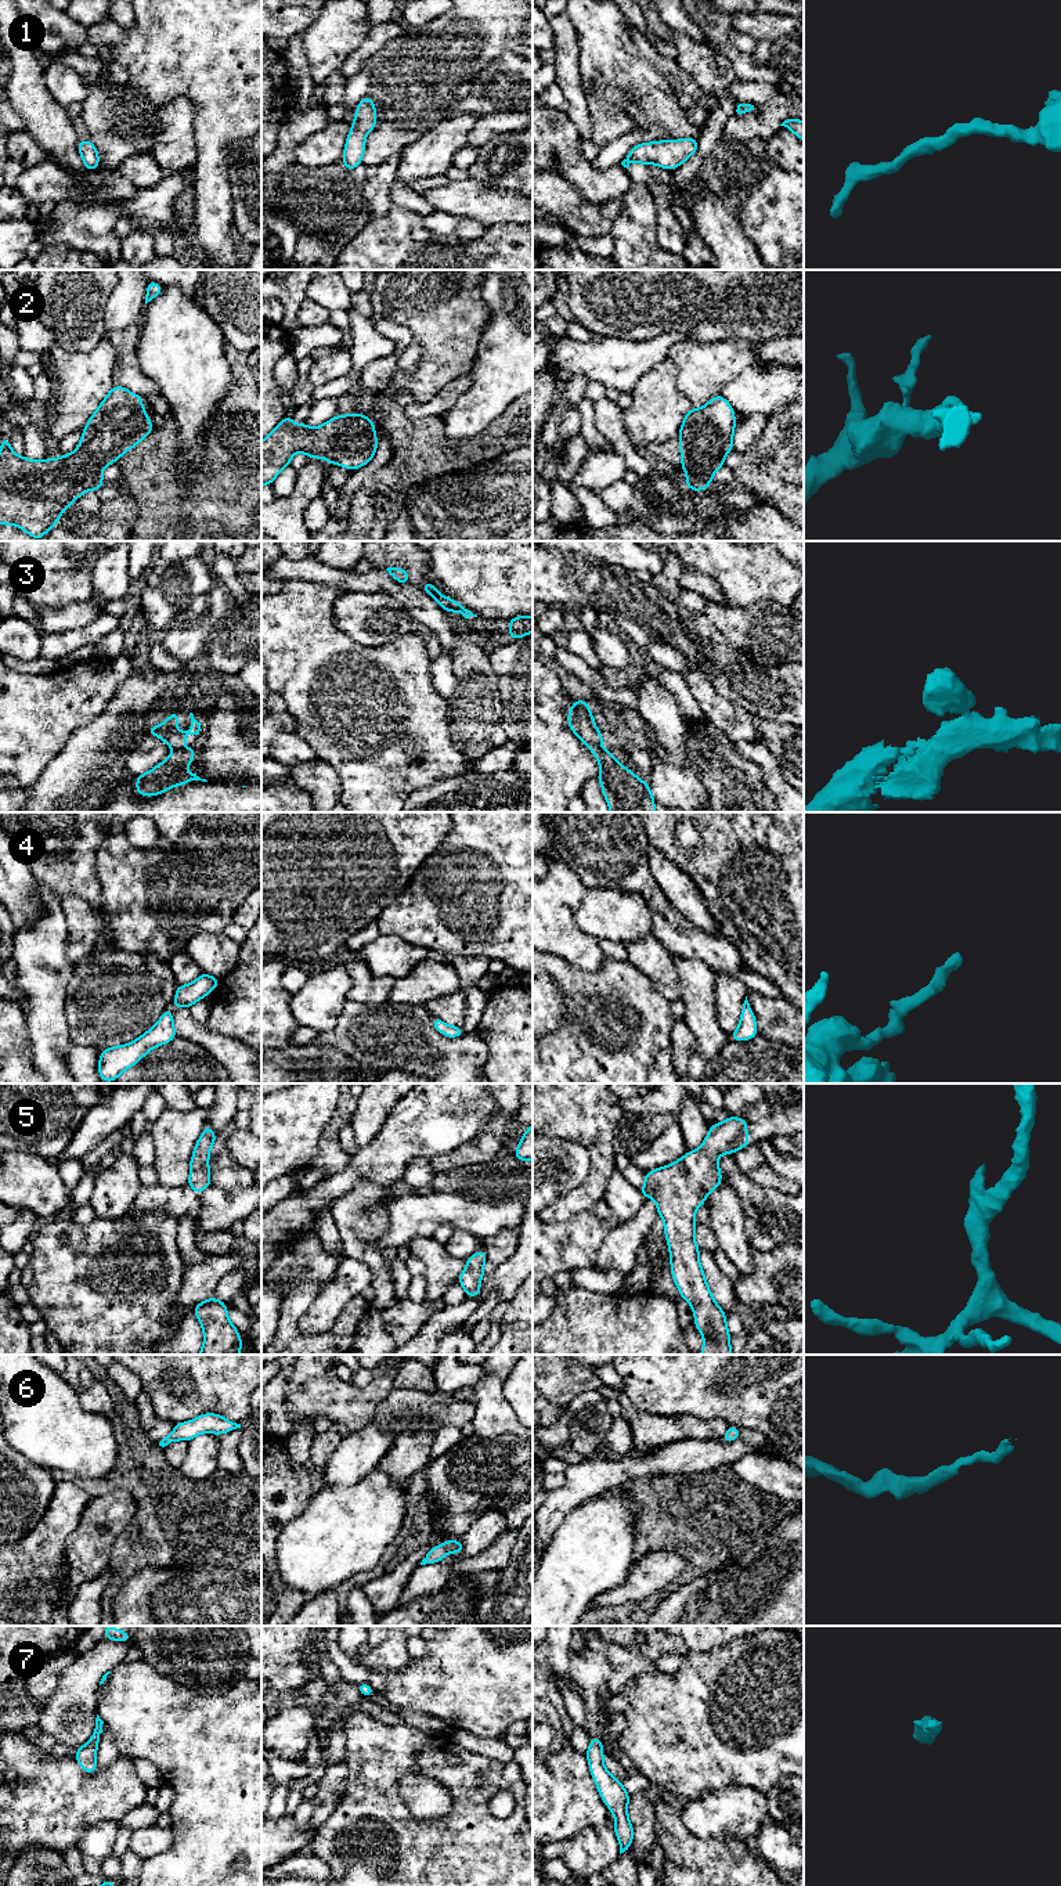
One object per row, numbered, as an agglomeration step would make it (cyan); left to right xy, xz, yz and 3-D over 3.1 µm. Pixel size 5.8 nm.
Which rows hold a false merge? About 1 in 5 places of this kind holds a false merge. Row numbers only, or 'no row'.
3

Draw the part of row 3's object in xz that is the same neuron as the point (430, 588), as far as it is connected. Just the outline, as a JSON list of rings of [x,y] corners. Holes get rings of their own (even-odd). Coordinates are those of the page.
[[[422,583],[421,589],[427,592],[436,602],[439,602],[445,613],[451,612],[451,607],[448,606],[448,598],[437,591],[437,587],[432,583]]]

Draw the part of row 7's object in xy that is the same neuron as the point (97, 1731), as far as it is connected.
[[[97,1714],[95,1727],[91,1738],[86,1745],[75,1750],[75,1757],[86,1774],[93,1774],[98,1767],[95,1756],[97,1756],[100,1735],[102,1732],[102,1724],[104,1721]]]

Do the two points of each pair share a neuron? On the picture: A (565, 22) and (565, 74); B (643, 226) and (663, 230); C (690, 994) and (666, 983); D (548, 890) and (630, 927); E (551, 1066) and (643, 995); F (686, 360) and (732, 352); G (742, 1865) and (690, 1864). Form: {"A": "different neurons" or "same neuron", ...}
{"A": "same neuron", "B": "different neurons", "C": "different neurons", "D": "different neurons", "E": "same neuron", "F": "same neuron", "G": "same neuron"}

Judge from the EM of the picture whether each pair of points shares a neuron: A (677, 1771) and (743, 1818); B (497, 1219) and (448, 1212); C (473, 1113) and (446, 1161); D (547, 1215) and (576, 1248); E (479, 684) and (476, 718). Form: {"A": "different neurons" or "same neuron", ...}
{"A": "different neurons", "B": "same neuron", "C": "different neurons", "D": "different neurons", "E": "same neuron"}

